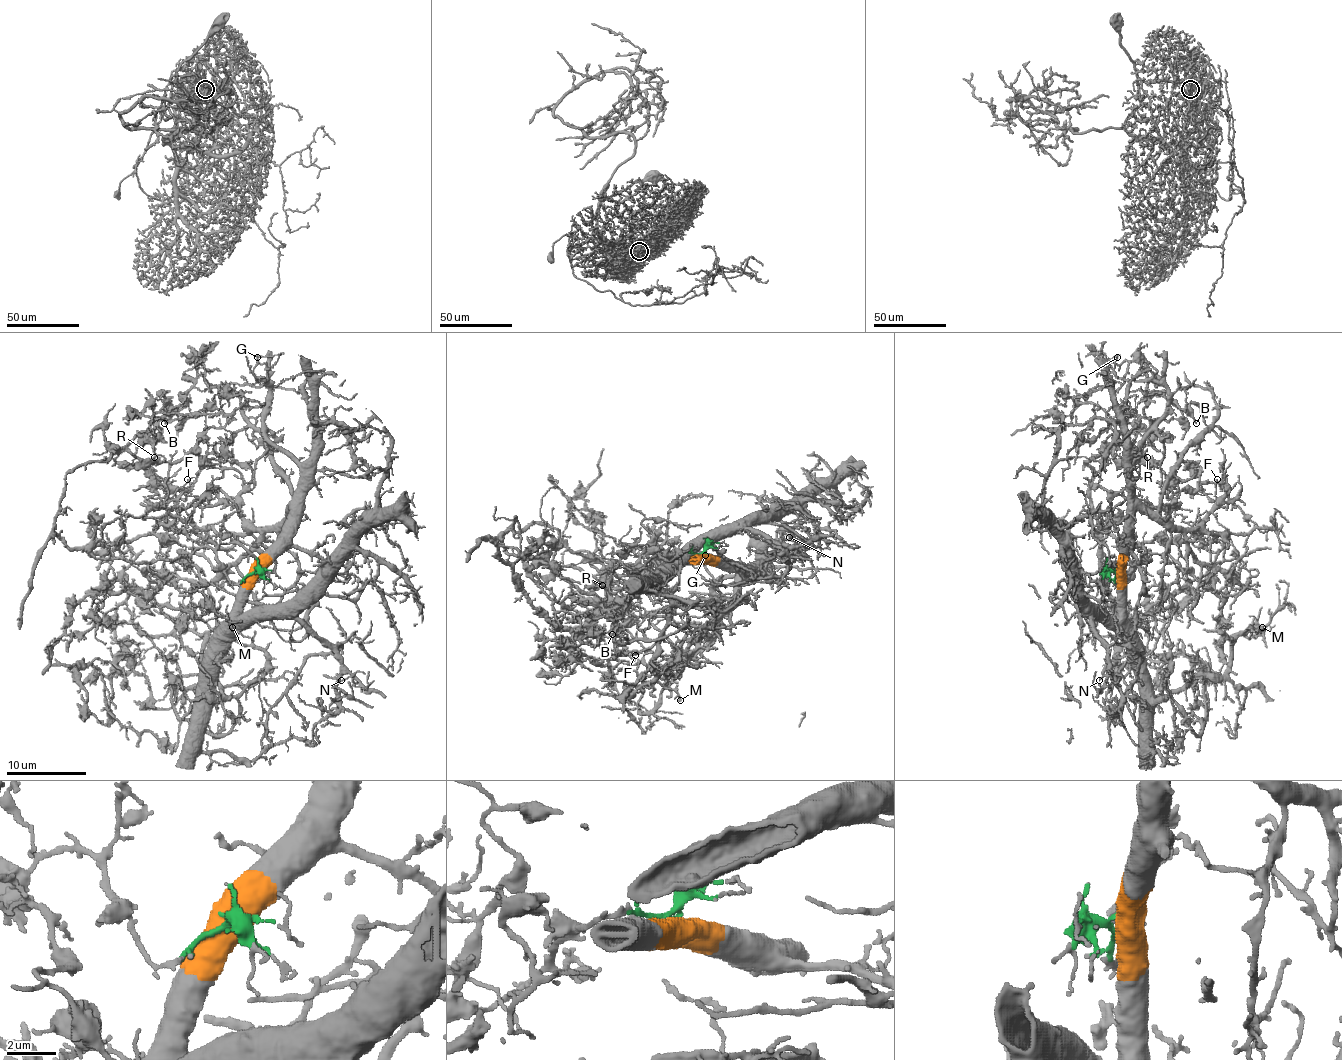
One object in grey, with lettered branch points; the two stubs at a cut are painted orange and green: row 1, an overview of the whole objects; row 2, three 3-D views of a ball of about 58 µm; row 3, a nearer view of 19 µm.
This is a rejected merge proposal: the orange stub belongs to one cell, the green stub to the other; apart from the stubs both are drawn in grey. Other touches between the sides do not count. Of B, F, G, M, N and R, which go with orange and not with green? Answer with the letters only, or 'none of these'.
G, M, N

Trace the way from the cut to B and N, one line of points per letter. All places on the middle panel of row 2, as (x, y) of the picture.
B: (703, 555), (681, 553), (641, 584), (609, 588), (521, 559), (503, 535), (549, 525), (627, 612), (613, 634)
N: (703, 555), (691, 557), (733, 531), (760, 531), (778, 545), (798, 545), (798, 541), (788, 537)

